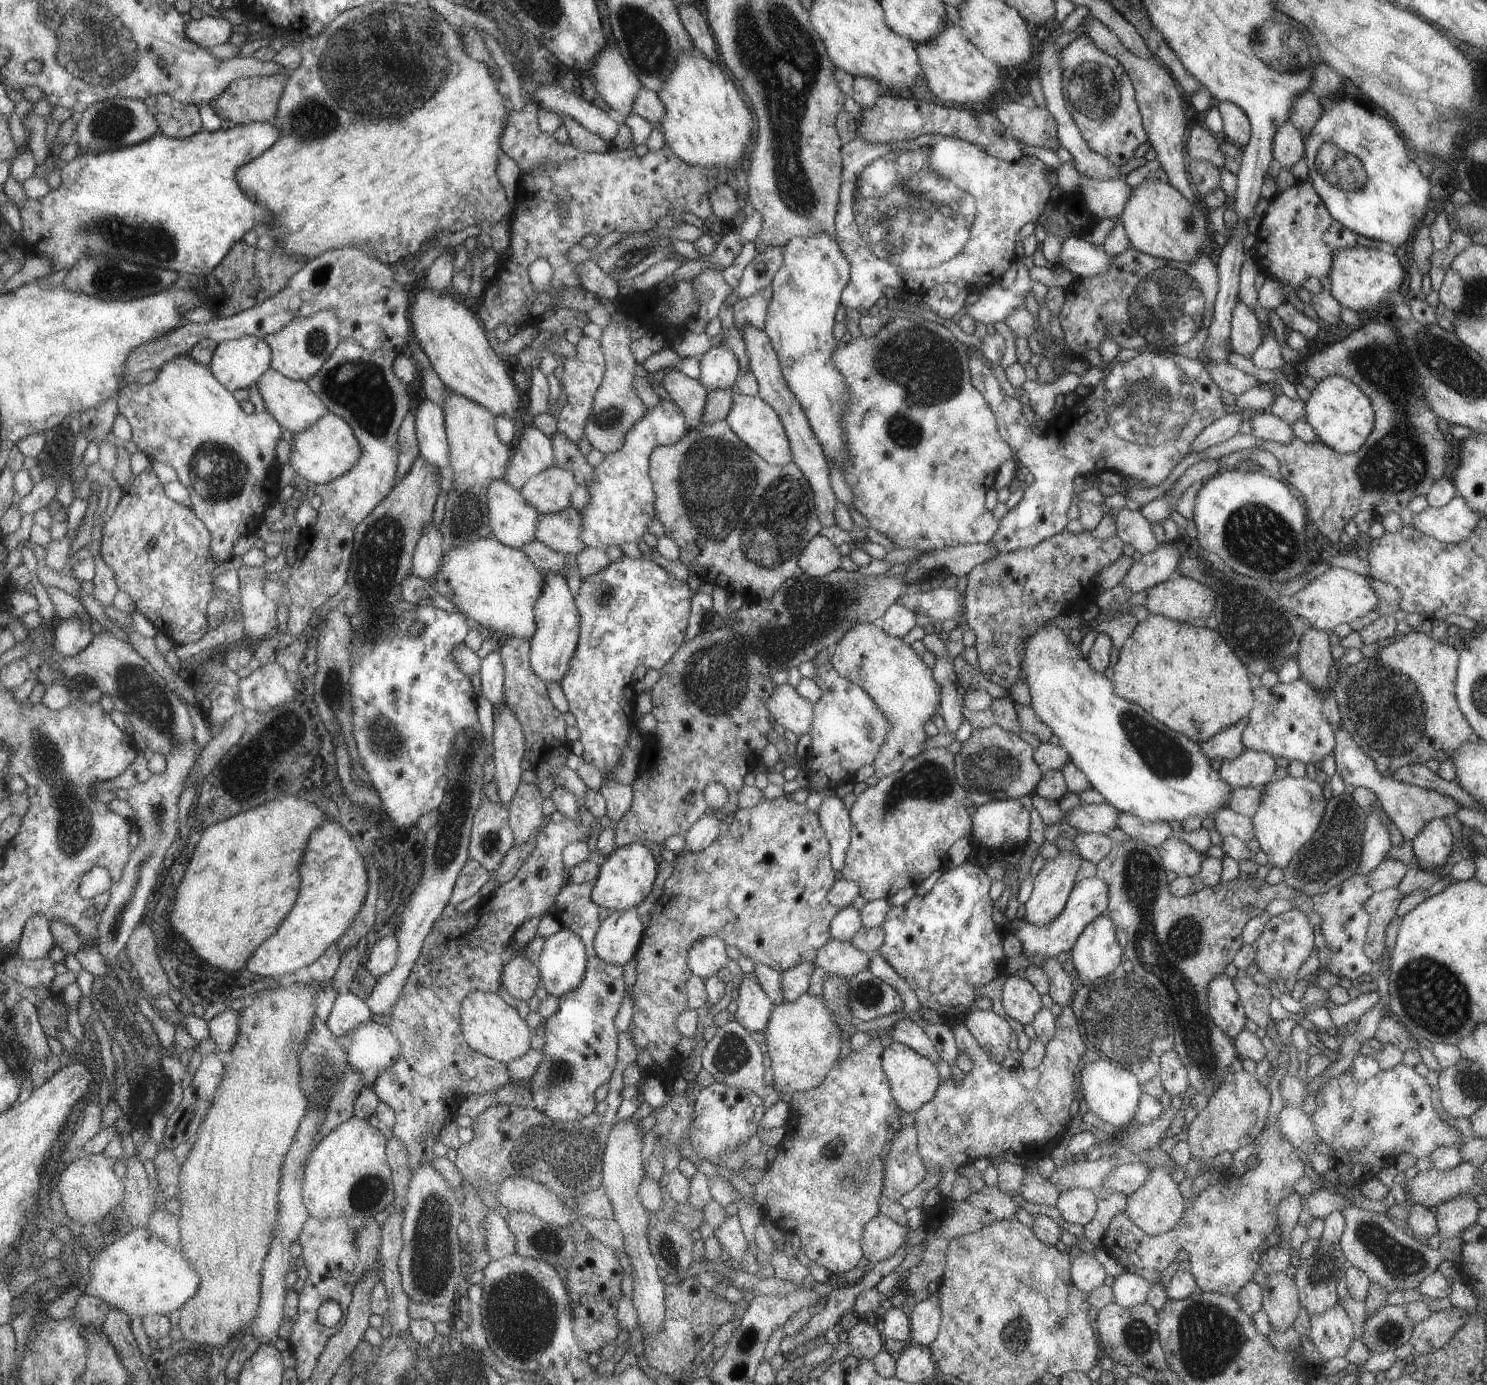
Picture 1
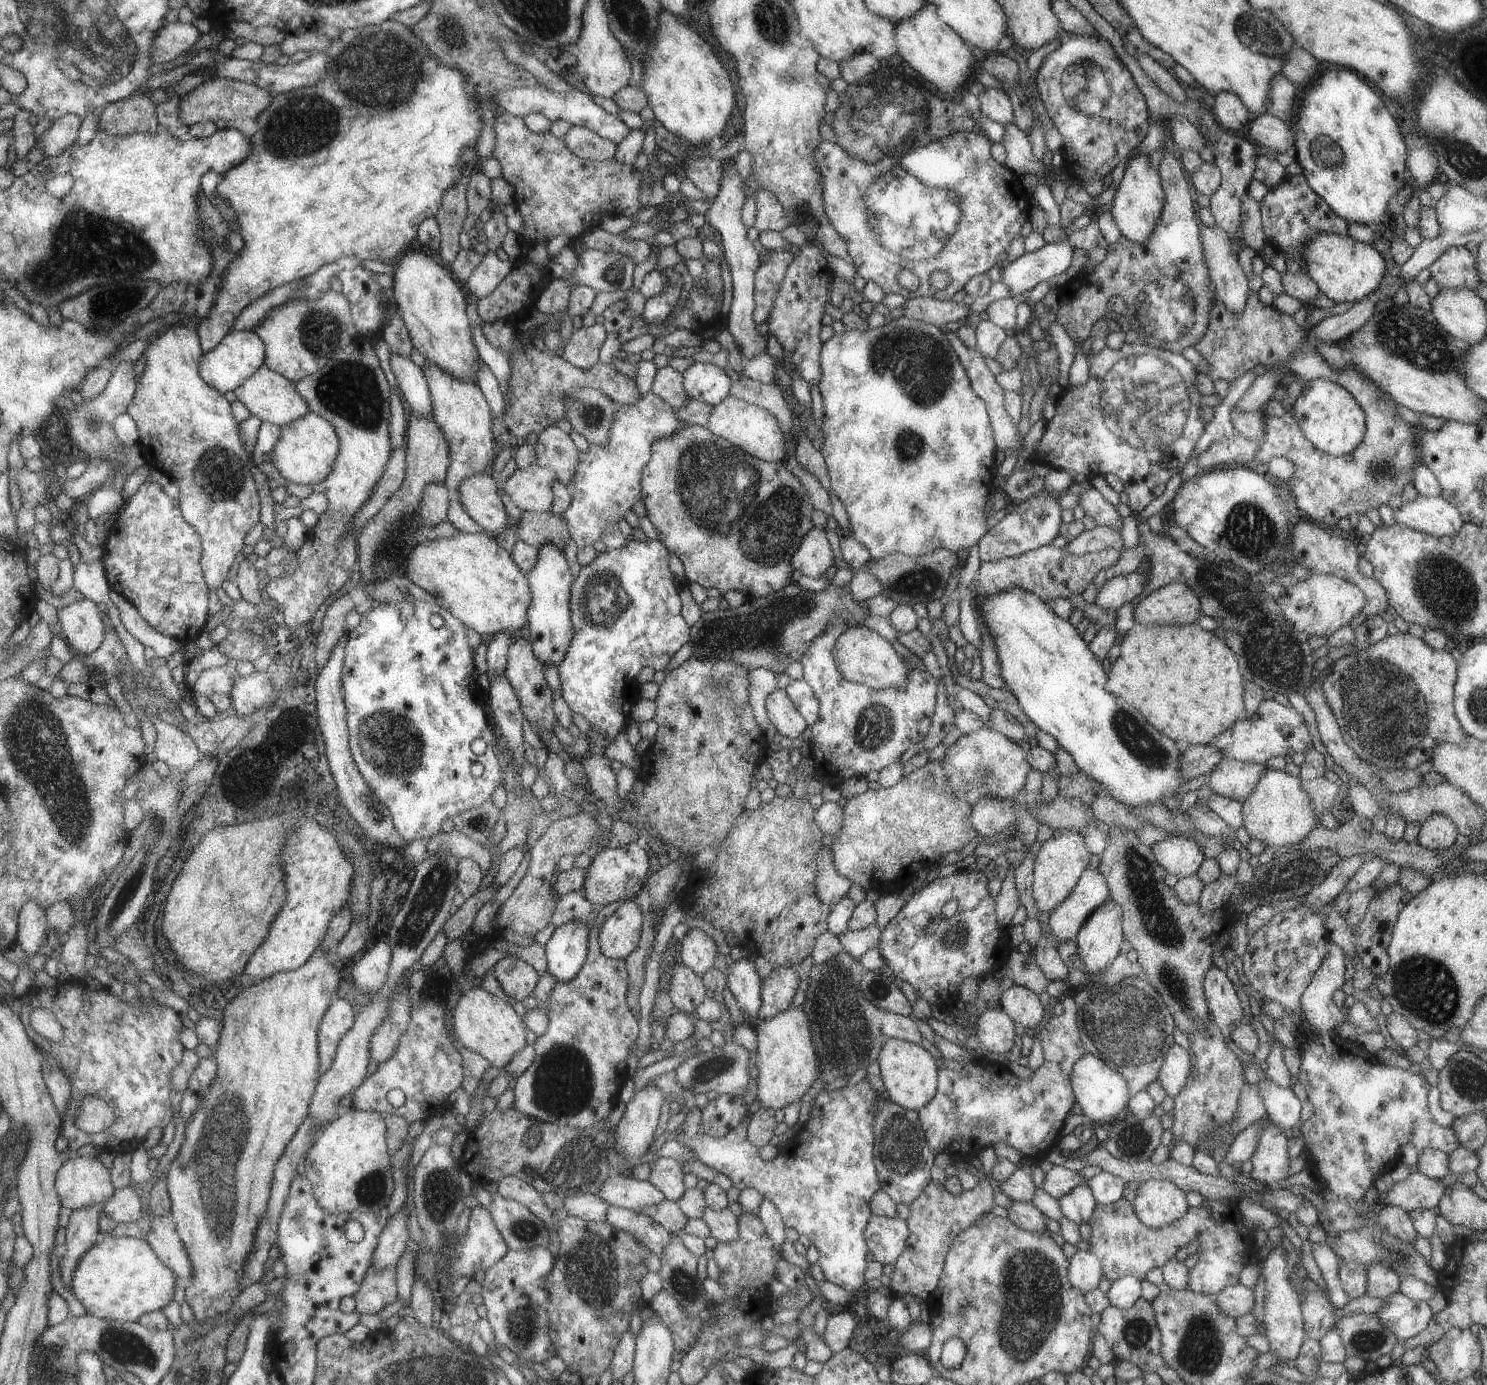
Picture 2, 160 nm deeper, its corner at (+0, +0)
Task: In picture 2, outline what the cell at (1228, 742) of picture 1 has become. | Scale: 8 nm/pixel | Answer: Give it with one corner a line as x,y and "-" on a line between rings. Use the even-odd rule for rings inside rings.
1188,746
1180,754
1180,776
1185,782
1197,778
1197,776
1203,776
1203,774
1209,773
1213,766
1223,758
1213,746

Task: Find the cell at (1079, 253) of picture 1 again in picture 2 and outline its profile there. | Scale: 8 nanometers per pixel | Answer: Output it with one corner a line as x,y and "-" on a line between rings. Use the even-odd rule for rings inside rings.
1065,242
1045,243
1031,252
1025,252
1000,268
999,281
1007,286
1012,299
1029,292
1042,280
1063,272
1073,256
1073,247

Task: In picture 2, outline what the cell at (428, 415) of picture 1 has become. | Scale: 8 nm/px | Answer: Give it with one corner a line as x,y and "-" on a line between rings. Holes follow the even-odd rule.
390,353
390,364
397,378
397,386
410,404
411,414
418,417
434,416
434,404
423,366
415,364
409,356

